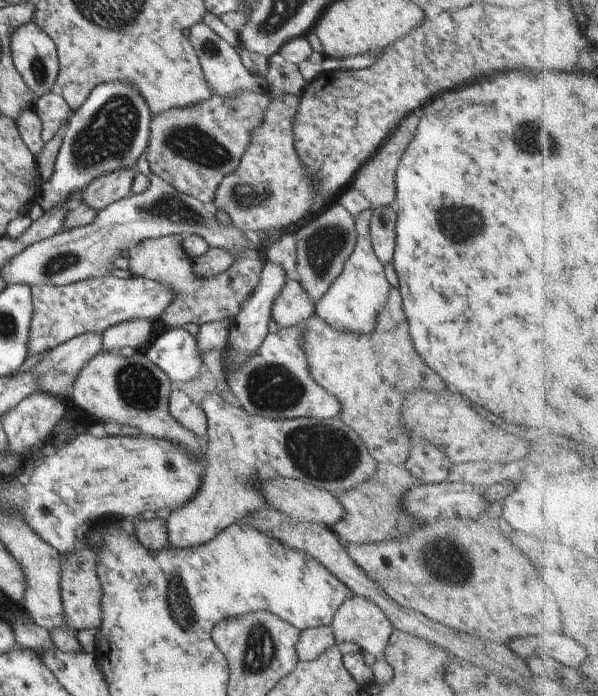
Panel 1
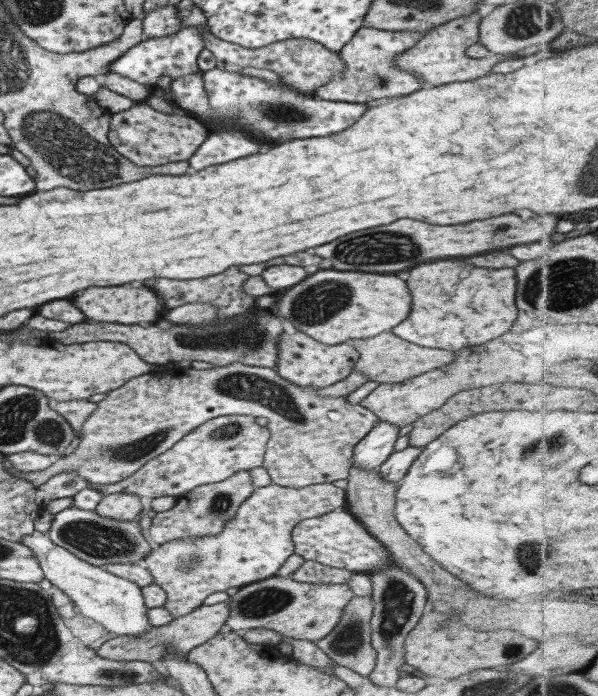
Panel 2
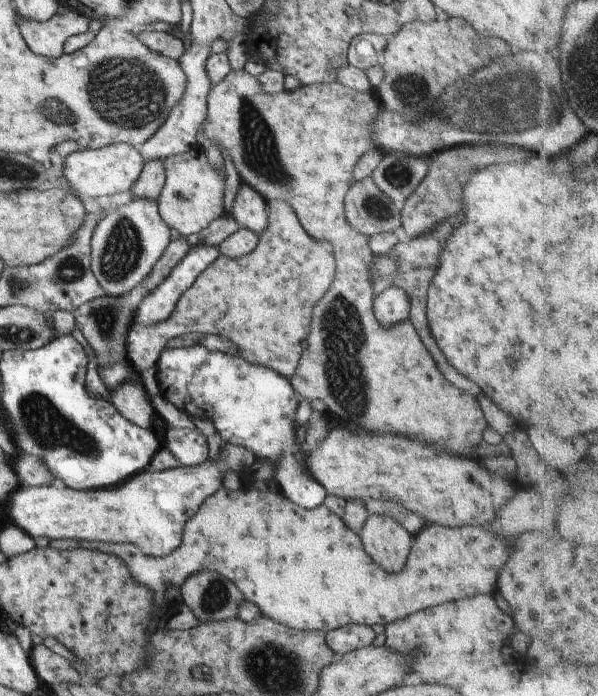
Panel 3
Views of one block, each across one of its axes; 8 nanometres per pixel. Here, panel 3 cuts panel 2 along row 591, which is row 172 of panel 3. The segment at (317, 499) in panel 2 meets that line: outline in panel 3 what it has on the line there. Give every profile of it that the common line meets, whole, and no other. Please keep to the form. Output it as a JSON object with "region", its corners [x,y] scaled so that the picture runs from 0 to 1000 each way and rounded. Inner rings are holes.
{"region":[[[333,210],[274,230],[276,267],[271,270],[264,303],[283,329],[301,338],[334,335],[358,316],[375,310],[375,277],[380,253],[348,233],[346,220]]]}

